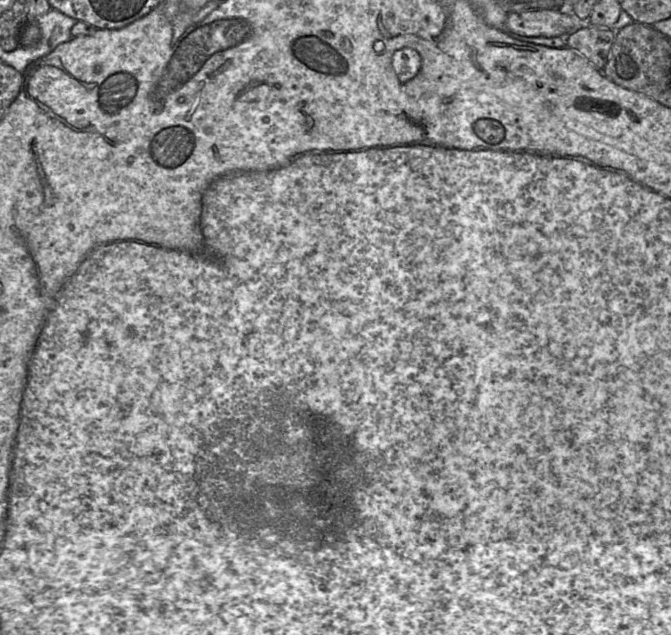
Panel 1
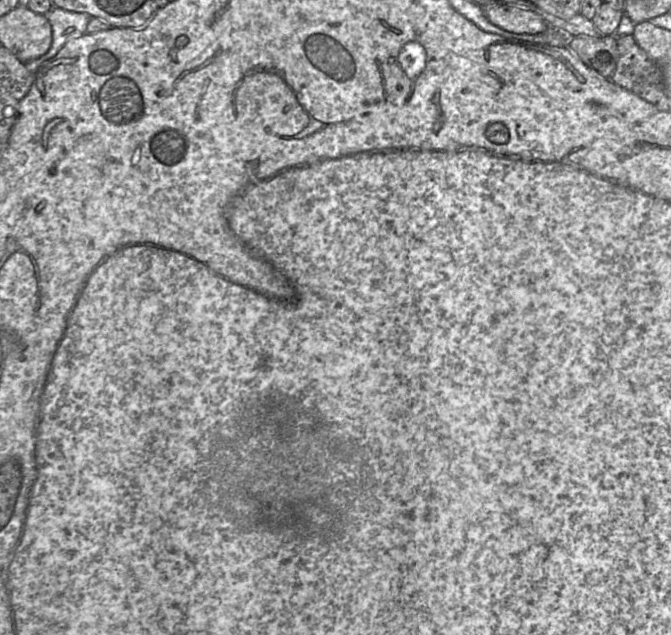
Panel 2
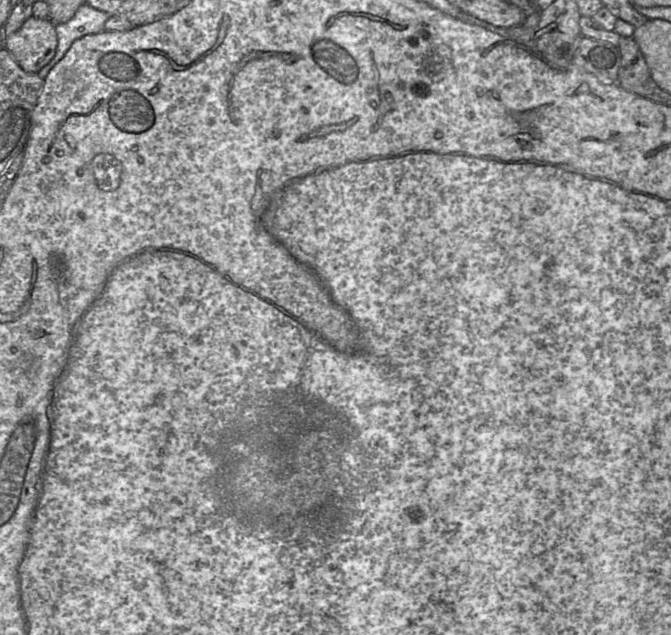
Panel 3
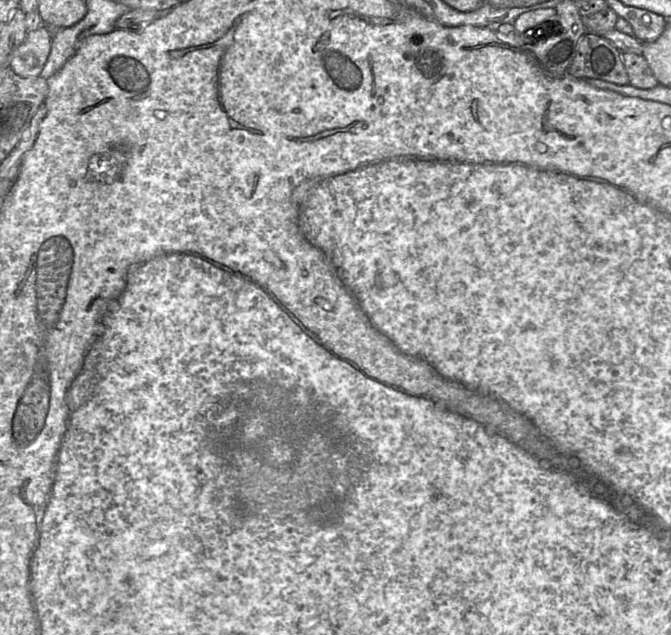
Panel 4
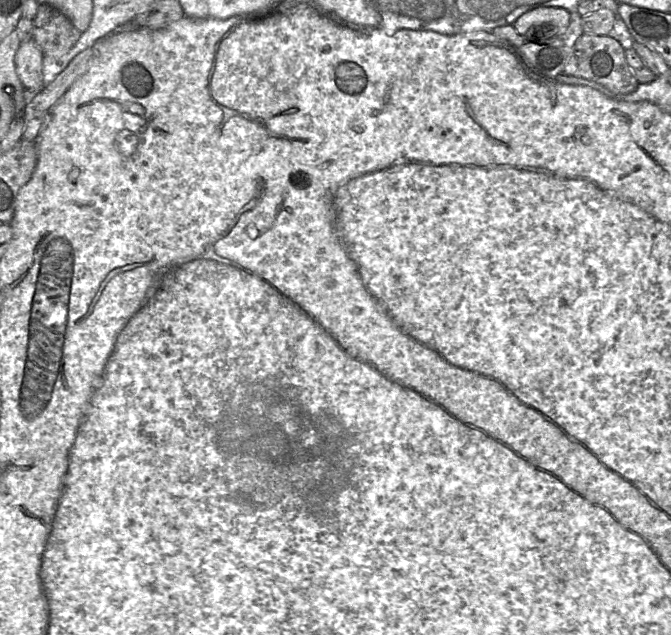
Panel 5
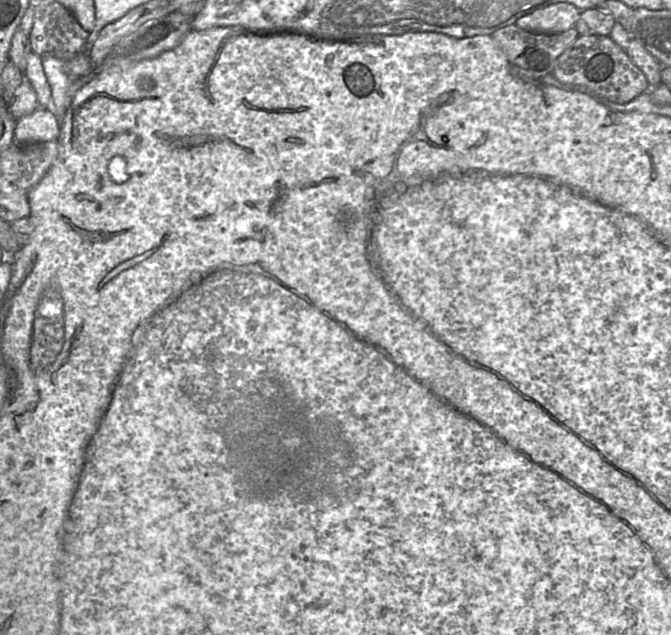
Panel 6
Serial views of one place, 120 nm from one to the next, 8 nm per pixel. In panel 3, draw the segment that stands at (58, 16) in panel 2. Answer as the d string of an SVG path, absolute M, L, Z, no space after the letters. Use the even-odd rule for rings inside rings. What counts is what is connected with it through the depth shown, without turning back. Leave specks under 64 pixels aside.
M84 3L76 11L71 20L62 24L55 24L57 48L54 57L37 75L44 79L49 71L64 57L73 42L87 36L104 31L105 22L110 15Z

